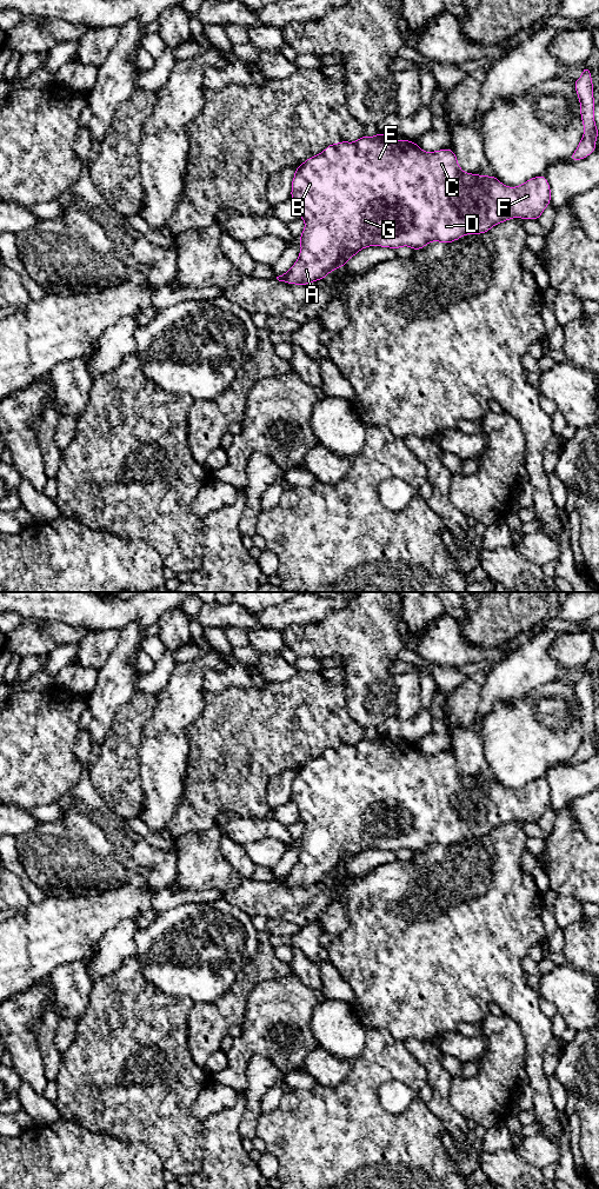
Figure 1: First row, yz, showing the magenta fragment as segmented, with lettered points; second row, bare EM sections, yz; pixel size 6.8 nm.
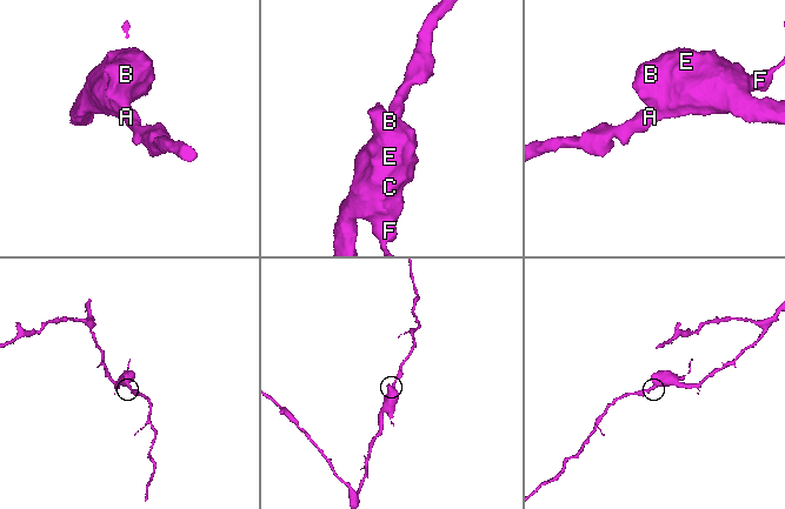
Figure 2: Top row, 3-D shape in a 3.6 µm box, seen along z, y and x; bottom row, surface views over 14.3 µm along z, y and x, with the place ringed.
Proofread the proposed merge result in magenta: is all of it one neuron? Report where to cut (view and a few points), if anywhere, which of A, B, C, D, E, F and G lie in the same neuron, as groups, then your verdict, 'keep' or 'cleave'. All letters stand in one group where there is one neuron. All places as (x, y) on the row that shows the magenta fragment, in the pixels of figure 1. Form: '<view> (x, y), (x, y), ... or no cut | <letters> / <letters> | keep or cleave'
no cut | A B C D E F G | keep

